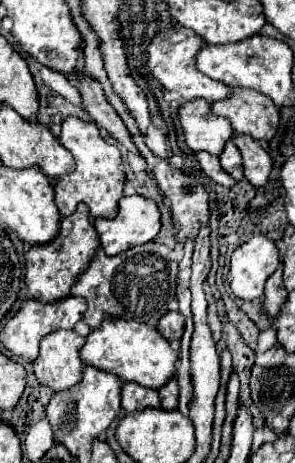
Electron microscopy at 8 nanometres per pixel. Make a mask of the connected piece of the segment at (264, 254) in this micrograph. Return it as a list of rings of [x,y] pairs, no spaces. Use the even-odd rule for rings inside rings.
[[[264,236],[238,246],[230,258],[230,290],[236,298],[252,302],[264,296],[264,284],[278,268],[278,248]]]

